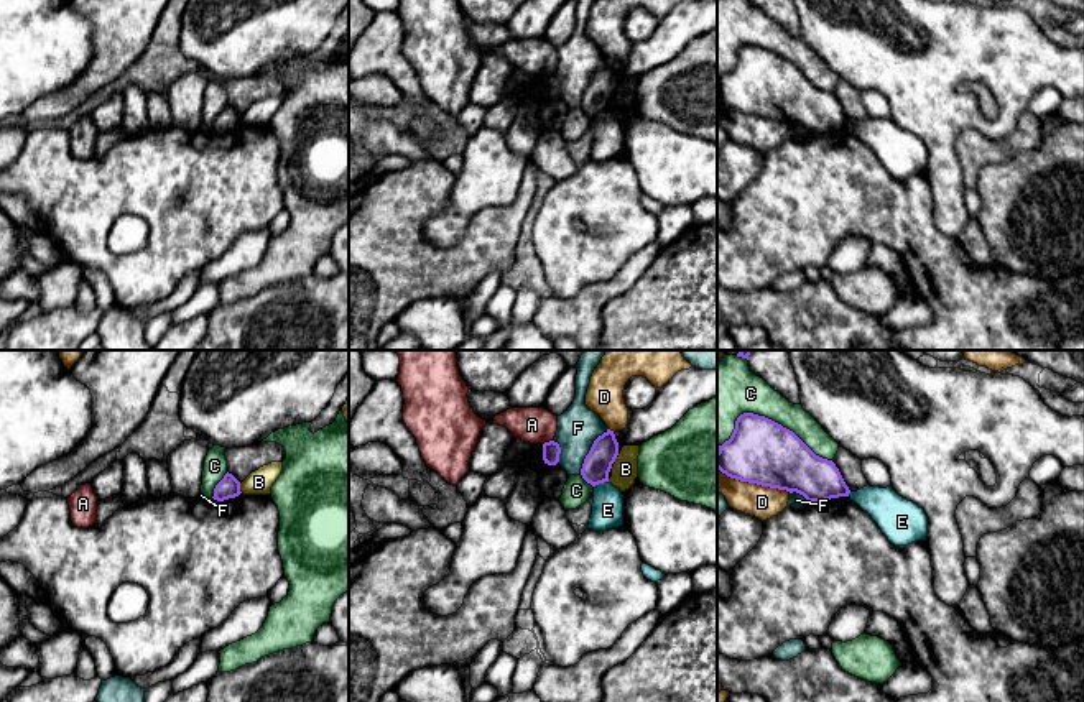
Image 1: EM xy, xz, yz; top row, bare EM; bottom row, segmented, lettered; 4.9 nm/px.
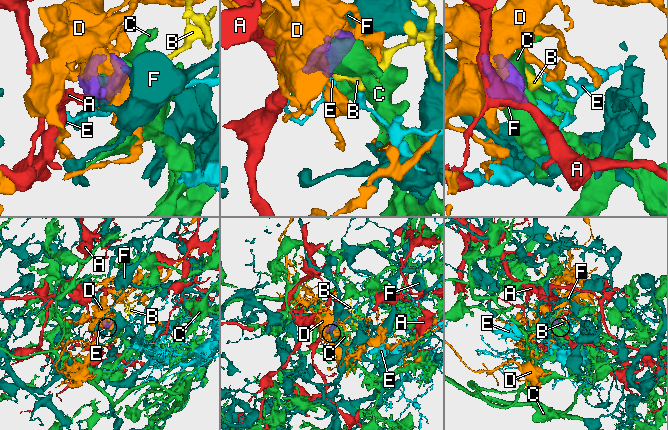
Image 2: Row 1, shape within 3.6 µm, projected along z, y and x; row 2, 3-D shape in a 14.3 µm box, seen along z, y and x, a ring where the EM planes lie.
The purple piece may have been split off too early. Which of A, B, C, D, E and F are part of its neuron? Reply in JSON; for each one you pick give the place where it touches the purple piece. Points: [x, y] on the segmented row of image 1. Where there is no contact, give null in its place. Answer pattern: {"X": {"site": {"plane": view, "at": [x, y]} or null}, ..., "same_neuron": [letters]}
{"same_neuron": []}

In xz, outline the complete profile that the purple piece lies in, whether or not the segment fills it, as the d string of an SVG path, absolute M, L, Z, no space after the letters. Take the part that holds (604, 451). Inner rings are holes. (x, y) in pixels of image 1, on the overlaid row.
M614 431L599 436L584 459L581 475L592 487L609 482L609 472L618 455L618 442Z

